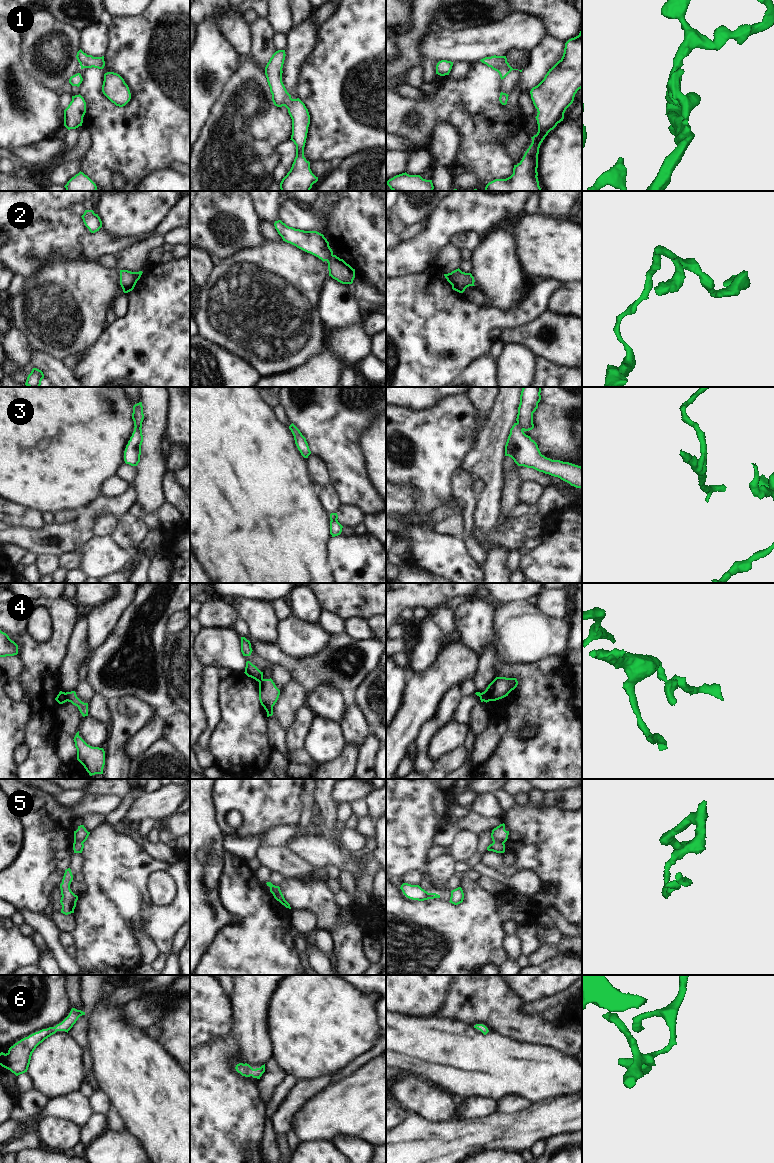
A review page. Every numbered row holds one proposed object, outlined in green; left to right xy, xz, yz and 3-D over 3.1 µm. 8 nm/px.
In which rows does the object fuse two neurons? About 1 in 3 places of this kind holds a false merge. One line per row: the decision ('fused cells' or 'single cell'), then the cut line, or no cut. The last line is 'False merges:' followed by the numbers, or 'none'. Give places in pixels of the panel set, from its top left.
1: single cell | no cut
2: fused cells | xz (332, 254), (326, 260)
3: fused cells | yz (516, 423), (522, 430)
4: fused cells | xy (65, 693), (67, 700)
5: fused cells | yz (503, 842), (493, 843)
6: single cell | no cut
False merges: 2, 3, 4, 5

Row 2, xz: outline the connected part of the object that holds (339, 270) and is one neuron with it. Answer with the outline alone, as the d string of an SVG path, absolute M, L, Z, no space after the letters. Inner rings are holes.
M332 255L328 260L329 276L342 284L352 284L355 278L355 269L343 259Z

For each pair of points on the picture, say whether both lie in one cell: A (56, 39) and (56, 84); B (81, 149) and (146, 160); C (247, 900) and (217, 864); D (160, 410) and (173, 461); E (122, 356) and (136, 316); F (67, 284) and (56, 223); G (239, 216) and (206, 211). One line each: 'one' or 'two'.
A: one
B: two
C: two
D: two
E: one
F: two
G: one

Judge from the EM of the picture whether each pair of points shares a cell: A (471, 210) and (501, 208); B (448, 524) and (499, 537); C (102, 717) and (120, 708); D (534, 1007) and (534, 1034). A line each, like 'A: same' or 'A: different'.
A: same
B: different
C: different
D: different

